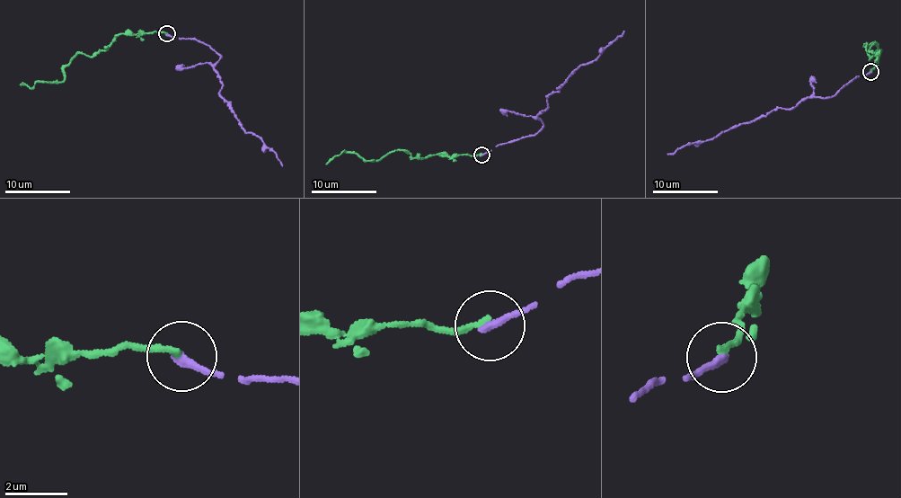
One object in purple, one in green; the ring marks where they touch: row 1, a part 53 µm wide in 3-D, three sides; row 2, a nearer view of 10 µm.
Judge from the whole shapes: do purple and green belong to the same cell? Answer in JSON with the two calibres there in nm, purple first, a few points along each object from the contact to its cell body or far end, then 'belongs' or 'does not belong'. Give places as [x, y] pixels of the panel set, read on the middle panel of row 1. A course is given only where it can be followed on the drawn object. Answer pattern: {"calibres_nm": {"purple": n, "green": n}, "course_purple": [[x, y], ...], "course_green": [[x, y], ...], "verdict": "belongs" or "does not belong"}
{"calibres_nm": {"purple": 280, "green": 200}, "course_purple": [[481, 155], [543, 127], [537, 113], [547, 108], [547, 95], [623, 31]], "course_green": [[481, 155], [434, 154], [424, 158], [403, 150], [392, 152], [375, 162], [342, 151], [325, 164]], "verdict": "does not belong"}

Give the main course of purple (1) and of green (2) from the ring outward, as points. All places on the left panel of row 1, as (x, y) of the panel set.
1: (167, 33), (196, 39), (221, 56), (213, 68), (222, 85), (219, 93), (241, 128), (262, 140), (282, 166)
2: (165, 33), (120, 34), (103, 51), (80, 53), (60, 81), (37, 82), (30, 87), (19, 84)

